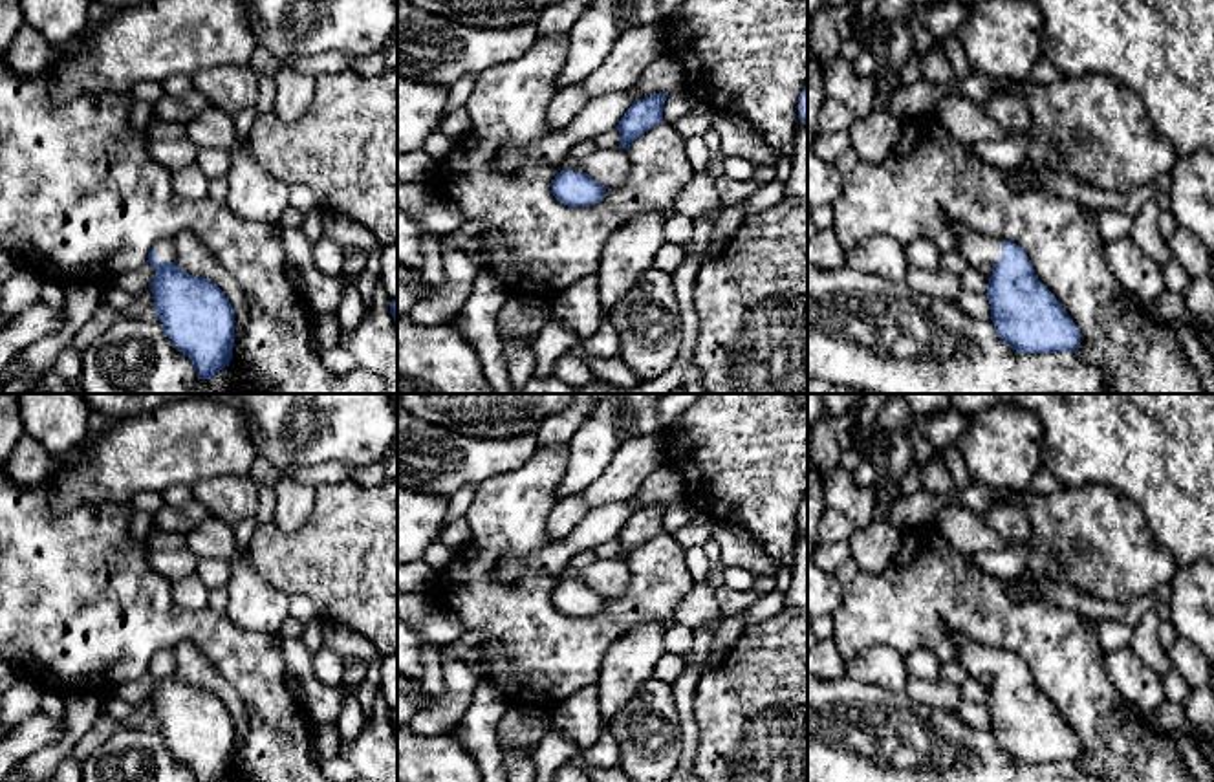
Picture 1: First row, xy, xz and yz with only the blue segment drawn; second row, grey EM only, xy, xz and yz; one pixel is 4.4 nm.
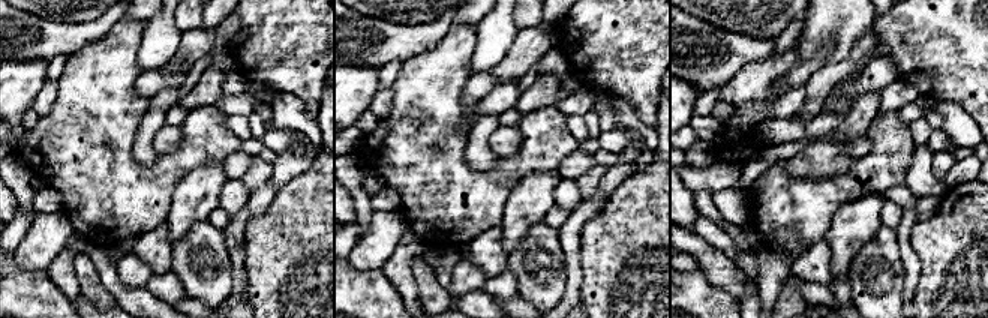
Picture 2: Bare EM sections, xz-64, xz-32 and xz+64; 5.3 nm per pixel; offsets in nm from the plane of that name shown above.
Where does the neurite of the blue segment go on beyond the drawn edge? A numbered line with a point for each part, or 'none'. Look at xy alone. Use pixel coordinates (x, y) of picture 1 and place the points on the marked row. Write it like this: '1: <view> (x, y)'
1: xy (165, 249)

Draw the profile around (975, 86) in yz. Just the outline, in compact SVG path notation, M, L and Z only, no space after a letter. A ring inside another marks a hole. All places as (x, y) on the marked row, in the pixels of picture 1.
M938 44L919 59L919 66L923 79L948 88L958 88L965 99L980 106L983 106L992 95L1016 92L1020 86L1013 81L991 79L976 71L958 75Z

